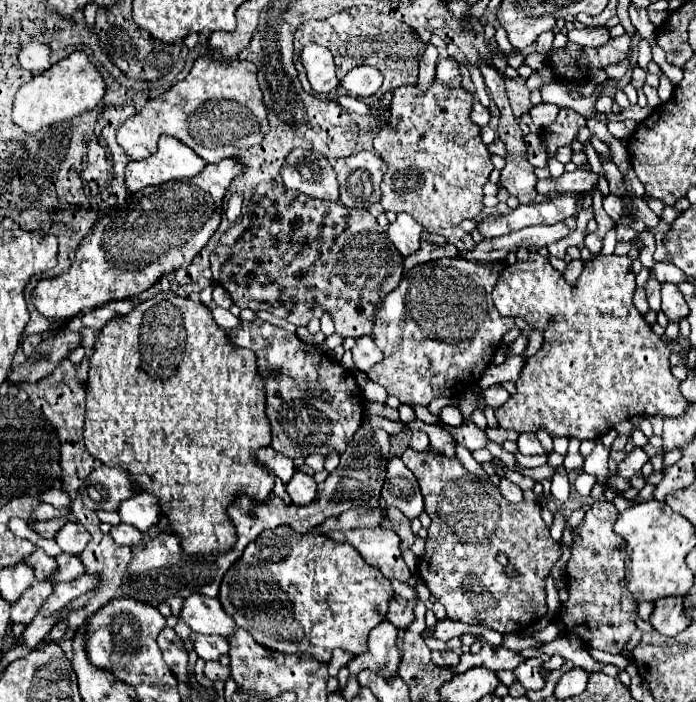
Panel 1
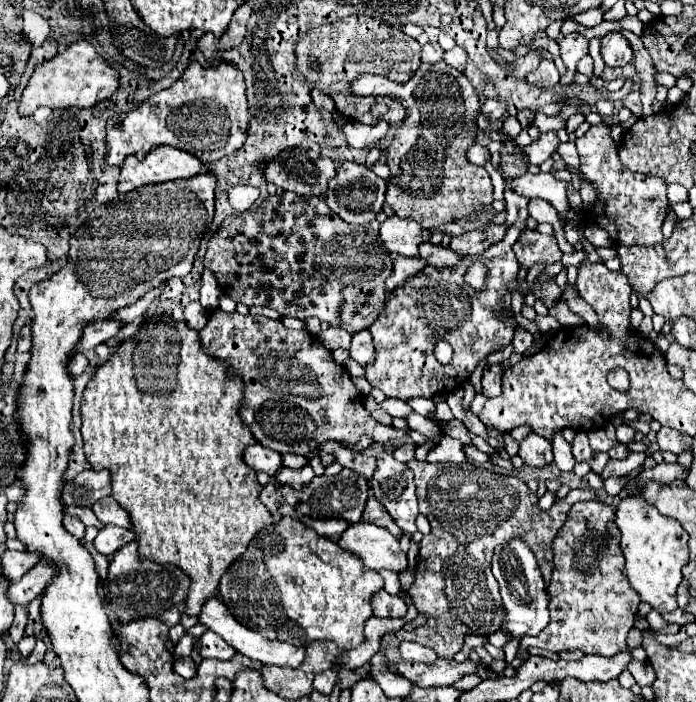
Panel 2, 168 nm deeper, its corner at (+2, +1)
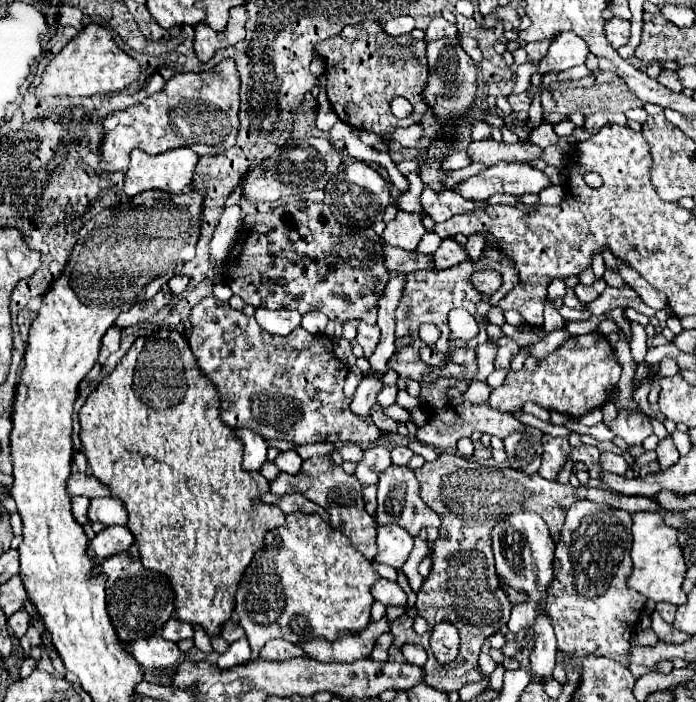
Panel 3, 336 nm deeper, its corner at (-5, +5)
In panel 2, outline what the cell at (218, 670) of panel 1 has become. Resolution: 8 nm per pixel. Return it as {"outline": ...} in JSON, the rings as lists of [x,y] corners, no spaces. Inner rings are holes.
{"outline":[[[182,658],[182,660],[176,660],[174,662],[174,672],[188,680],[188,678],[194,678],[196,676],[198,666],[196,666],[196,662],[192,658]]]}

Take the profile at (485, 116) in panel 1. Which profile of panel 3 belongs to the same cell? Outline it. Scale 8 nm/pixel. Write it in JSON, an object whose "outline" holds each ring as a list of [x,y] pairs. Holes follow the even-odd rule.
{"outline":[[[527,92],[517,94],[517,96],[511,94],[511,96],[509,96],[509,104],[511,104],[511,108],[513,108],[515,112],[521,112],[521,110],[529,112],[529,108],[531,108],[531,98],[529,98]]]}

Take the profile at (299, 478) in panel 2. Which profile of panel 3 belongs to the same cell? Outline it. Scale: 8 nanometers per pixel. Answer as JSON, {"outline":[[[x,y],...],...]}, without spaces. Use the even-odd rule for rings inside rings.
{"outline":[[[279,452],[279,456],[275,458],[275,464],[281,472],[287,472],[287,474],[295,474],[301,470],[301,464],[303,460],[295,454],[295,452]]]}

